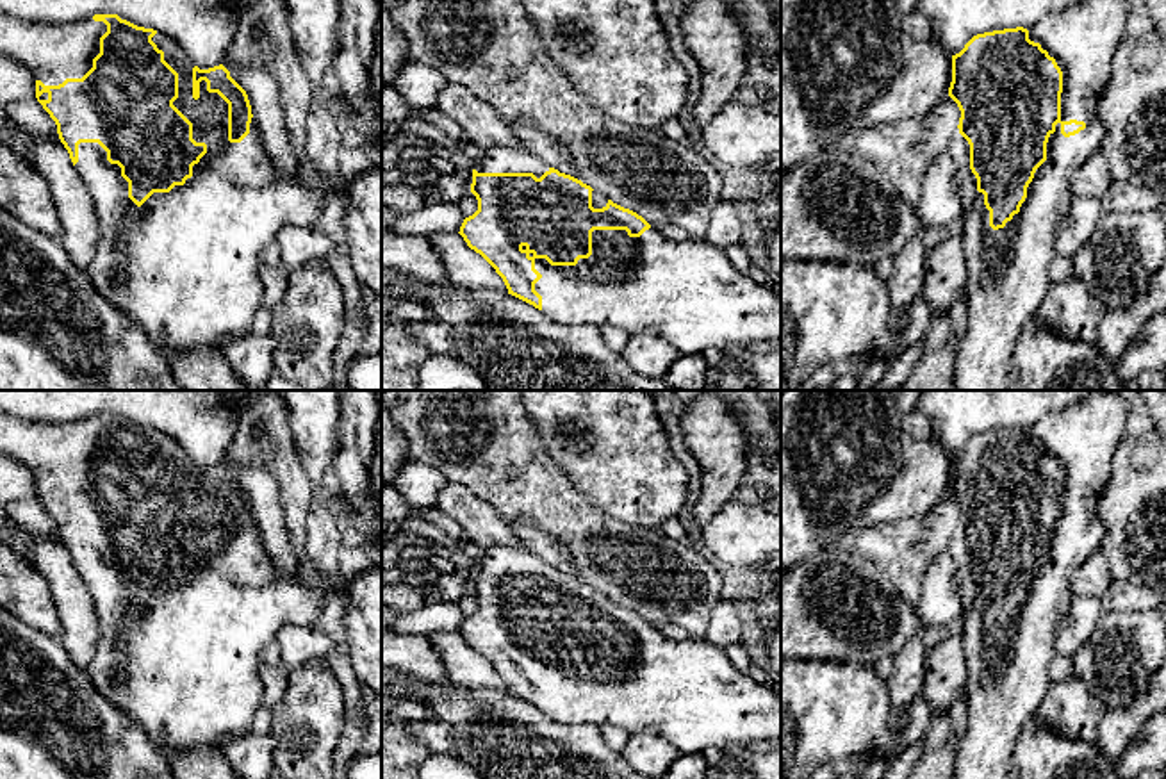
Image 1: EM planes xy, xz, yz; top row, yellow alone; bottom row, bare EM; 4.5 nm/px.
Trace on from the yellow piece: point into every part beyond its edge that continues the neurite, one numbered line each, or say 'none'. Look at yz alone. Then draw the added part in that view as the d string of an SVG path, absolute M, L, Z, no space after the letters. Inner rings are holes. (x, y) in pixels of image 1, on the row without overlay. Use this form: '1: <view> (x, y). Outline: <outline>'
1: yz (1008, 678). Outline: M1091 390L1079 403L1064 410L1043 415L1034 424L1027 426L1029 439L1039 442L1050 456L1055 458L1063 471L1061 492L1061 521L1047 542L1047 560L1036 569L1032 581L1027 586L1027 597L1020 611L1006 622L1004 627L989 626L989 610L984 604L984 594L977 590L977 578L970 569L970 544L959 533L959 528L950 537L948 554L954 558L959 572L959 594L963 601L963 654L966 658L966 734L959 740L954 761L954 779L1009 779L1013 752L1018 738L1027 724L1038 715L1043 699L1047 697L1048 665L1055 654L1055 636L1061 622L1066 619L1073 601L1072 579L1077 569L1096 551L1105 535L1105 526L1096 515L1096 501L1111 476L1113 455L1125 435L1129 405L1116 390ZM1063 521L1084 521L1086 528L1075 535L1061 533Z

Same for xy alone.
1: xy (184, 665). Outline: M157 431L152 440L159 449L164 451L164 460L178 472L178 497L173 504L193 522L193 538L196 542L207 544L207 553L193 565L193 576L185 579L184 585L175 585L169 592L153 592L141 606L137 606L128 597L128 581L121 576L121 567L107 560L107 551L98 542L80 542L78 544L78 562L75 563L86 588L93 599L94 613L98 619L98 645L91 663L87 665L87 674L93 686L105 695L114 706L118 706L134 724L137 724L150 738L150 742L169 759L173 754L187 750L225 750L232 742L251 733L251 720L260 706L262 683L260 683L260 652L276 642L276 633L287 626L316 626L321 617L323 588L316 585L310 578L305 562L298 562L296 572L292 576L283 576L276 570L269 551L266 549L262 533L251 517L250 533L241 542L228 540L228 503L218 494L207 490L207 481L200 481L200 497L193 497L193 458L177 444L171 437Z

